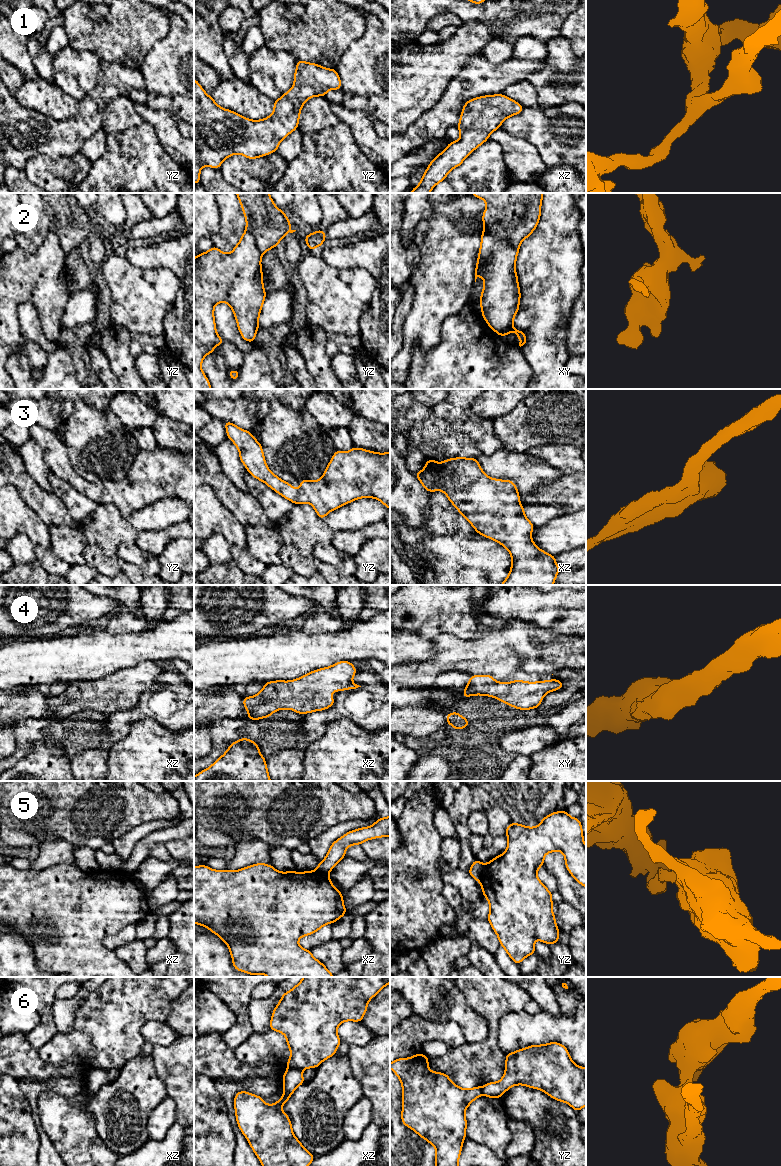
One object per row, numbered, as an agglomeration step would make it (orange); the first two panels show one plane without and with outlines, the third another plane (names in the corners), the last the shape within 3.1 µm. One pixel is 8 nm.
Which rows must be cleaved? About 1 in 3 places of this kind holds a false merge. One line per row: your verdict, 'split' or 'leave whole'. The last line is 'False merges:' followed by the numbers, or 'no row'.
1: leave whole
2: split
3: leave whole
4: leave whole
5: split
6: split
False merges: 2, 5, 6

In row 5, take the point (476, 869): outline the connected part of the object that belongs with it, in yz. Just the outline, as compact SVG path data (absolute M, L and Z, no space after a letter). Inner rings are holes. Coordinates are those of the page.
M475 859L468 873L471 877L478 880L483 872L483 869L484 869L484 864L482 864L479 860Z

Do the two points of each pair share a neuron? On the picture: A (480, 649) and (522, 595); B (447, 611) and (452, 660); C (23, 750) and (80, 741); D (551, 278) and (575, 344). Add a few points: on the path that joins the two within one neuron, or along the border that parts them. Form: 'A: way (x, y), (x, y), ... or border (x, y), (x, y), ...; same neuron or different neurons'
A: border (506, 621), (523, 620), (529, 623); different neurons
B: border (472, 638), (460, 639), (442, 633), (433, 641); different neurons
C: way (35, 735), (39, 731), (65, 731); same neuron
D: border (574, 301), (566, 333), (566, 346), (568, 348); different neurons

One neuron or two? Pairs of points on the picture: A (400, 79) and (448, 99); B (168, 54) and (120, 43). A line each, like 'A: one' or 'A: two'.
A: two
B: two

